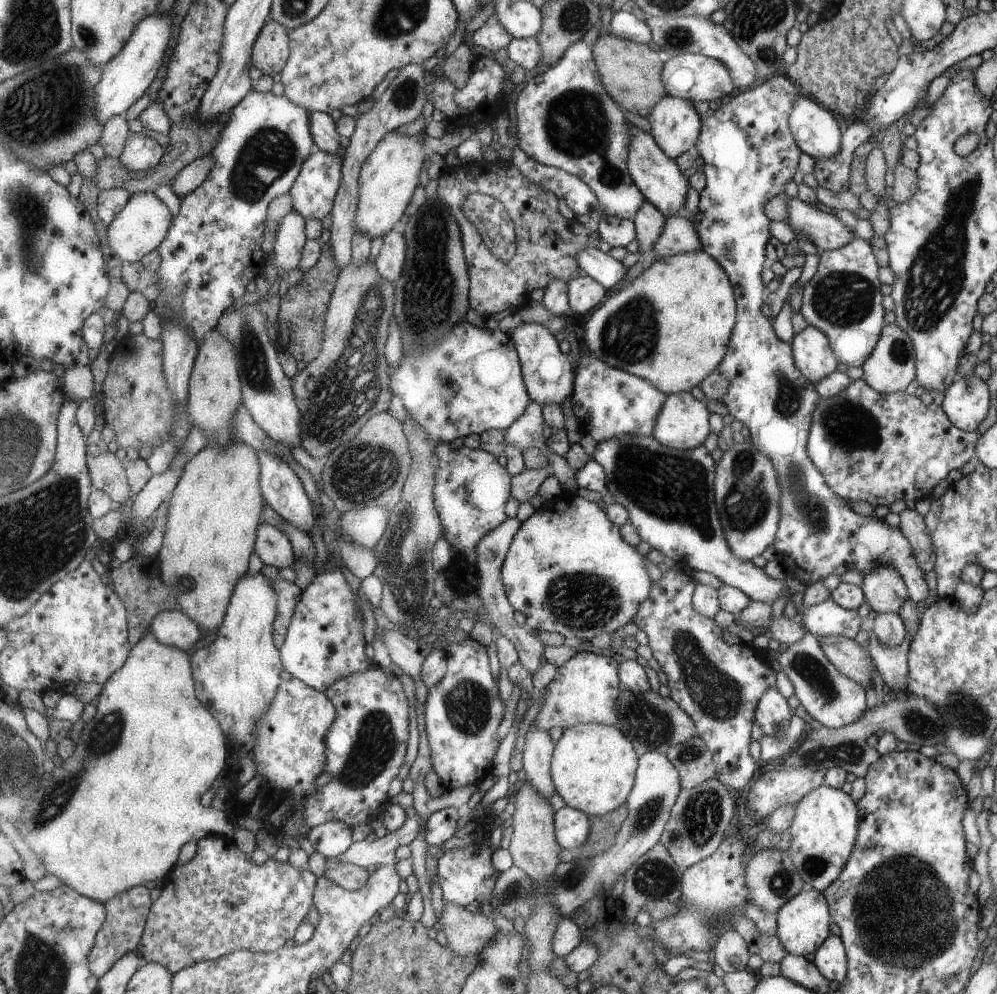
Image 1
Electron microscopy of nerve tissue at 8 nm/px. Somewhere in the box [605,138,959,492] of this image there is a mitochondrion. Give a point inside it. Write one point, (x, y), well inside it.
(842, 298)

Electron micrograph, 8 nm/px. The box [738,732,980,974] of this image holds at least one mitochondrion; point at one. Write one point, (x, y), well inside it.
(901, 870)

